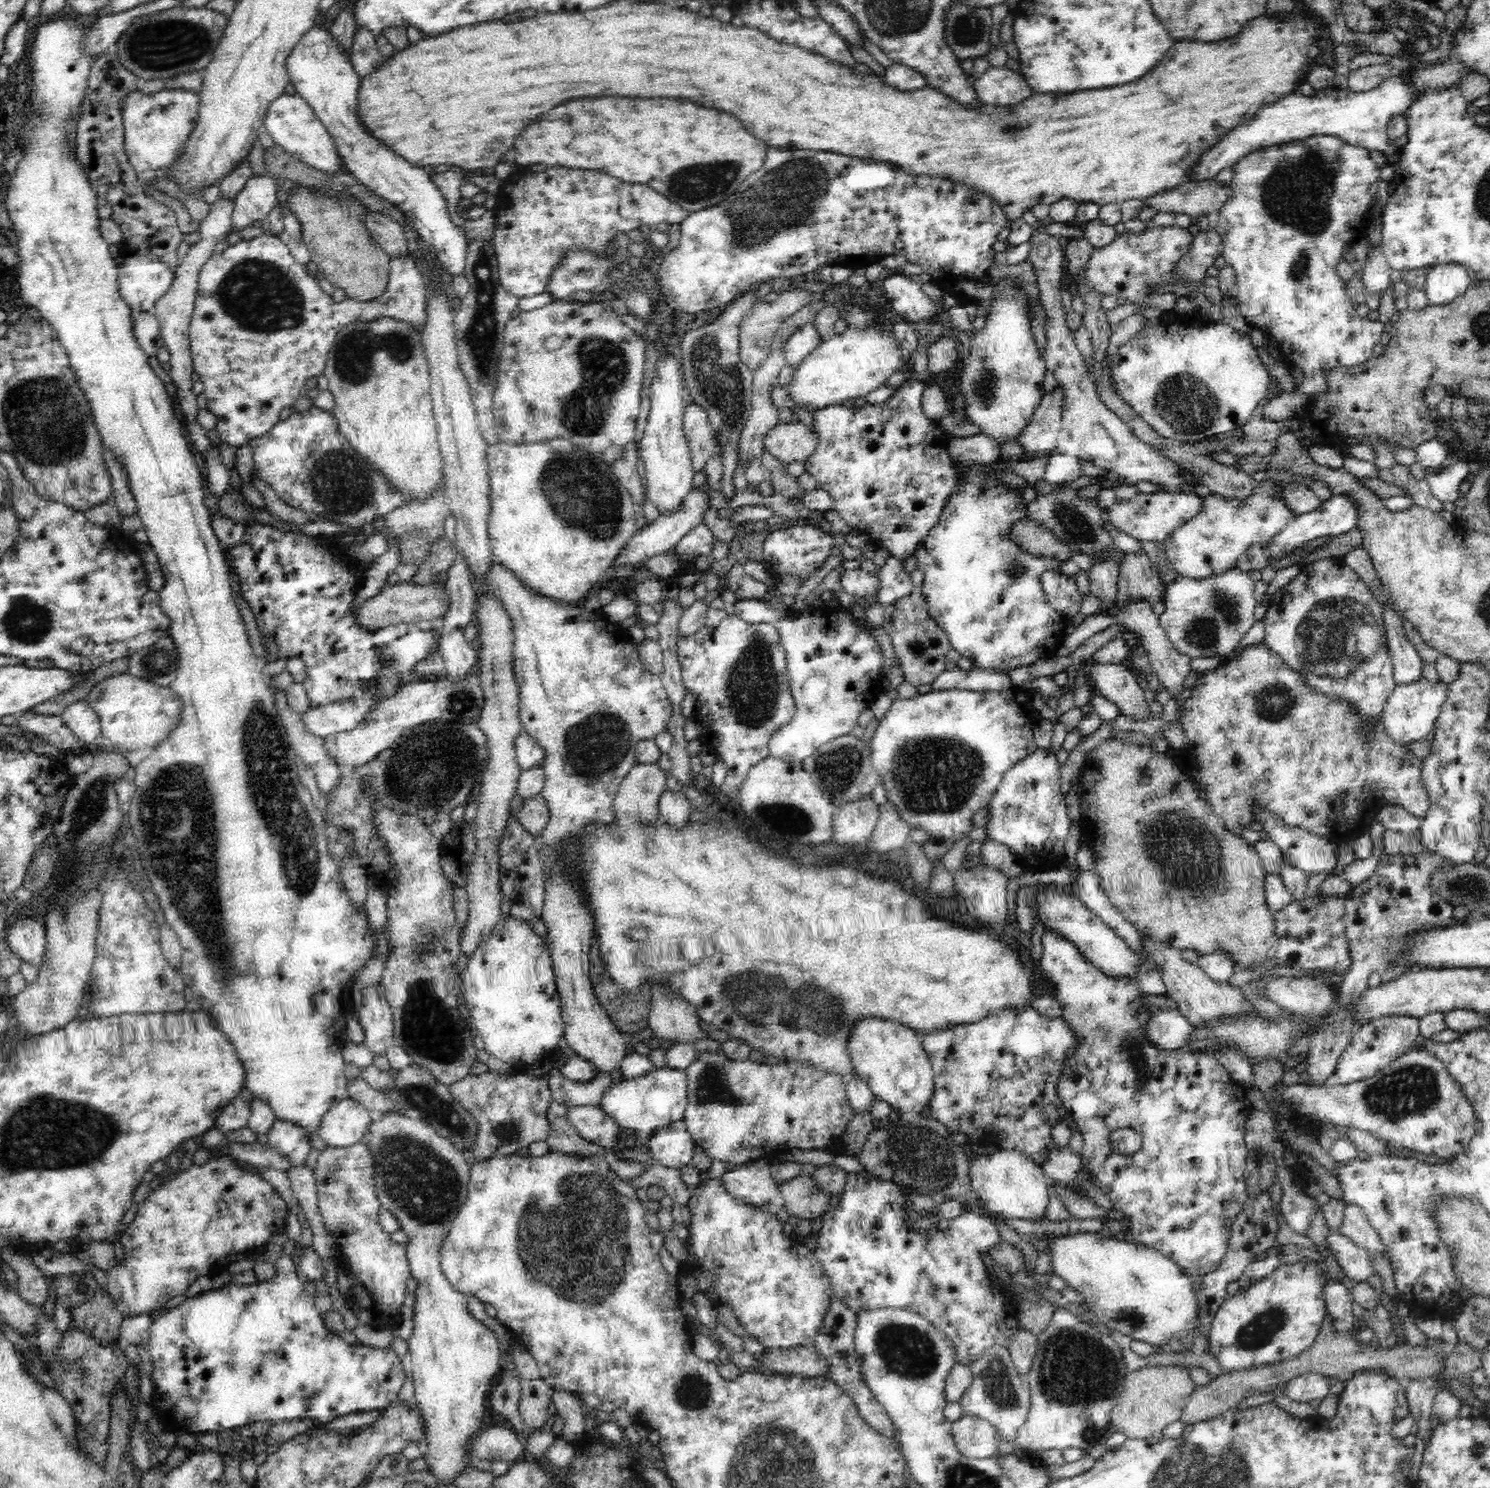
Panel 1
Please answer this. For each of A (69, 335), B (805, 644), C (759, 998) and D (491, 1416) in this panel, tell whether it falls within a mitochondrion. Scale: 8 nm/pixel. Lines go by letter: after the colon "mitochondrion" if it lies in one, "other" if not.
A: other
B: other
C: mitochondrion
D: other

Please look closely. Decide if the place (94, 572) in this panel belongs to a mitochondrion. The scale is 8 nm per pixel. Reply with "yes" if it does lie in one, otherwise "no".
no

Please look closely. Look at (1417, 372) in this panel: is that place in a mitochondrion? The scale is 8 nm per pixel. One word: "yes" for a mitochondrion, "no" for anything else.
no

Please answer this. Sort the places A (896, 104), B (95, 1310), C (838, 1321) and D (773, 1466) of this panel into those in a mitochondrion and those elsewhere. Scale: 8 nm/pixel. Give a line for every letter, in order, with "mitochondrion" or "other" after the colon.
A: other
B: mitochondrion
C: other
D: mitochondrion

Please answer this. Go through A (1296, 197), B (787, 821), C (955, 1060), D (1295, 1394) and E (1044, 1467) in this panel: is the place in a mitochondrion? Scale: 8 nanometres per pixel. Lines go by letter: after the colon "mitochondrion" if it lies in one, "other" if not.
A: mitochondrion
B: mitochondrion
C: mitochondrion
D: other
E: other

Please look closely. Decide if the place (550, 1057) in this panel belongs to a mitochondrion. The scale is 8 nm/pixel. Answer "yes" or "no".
no

